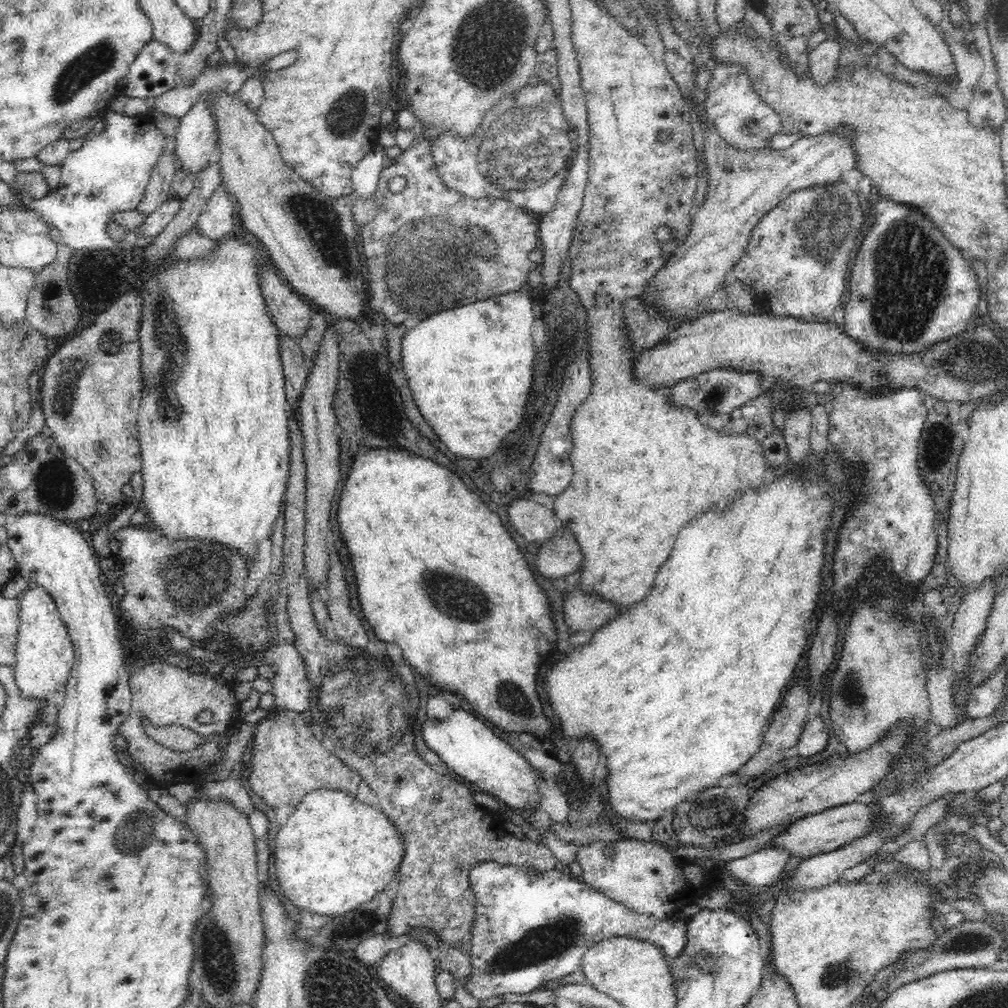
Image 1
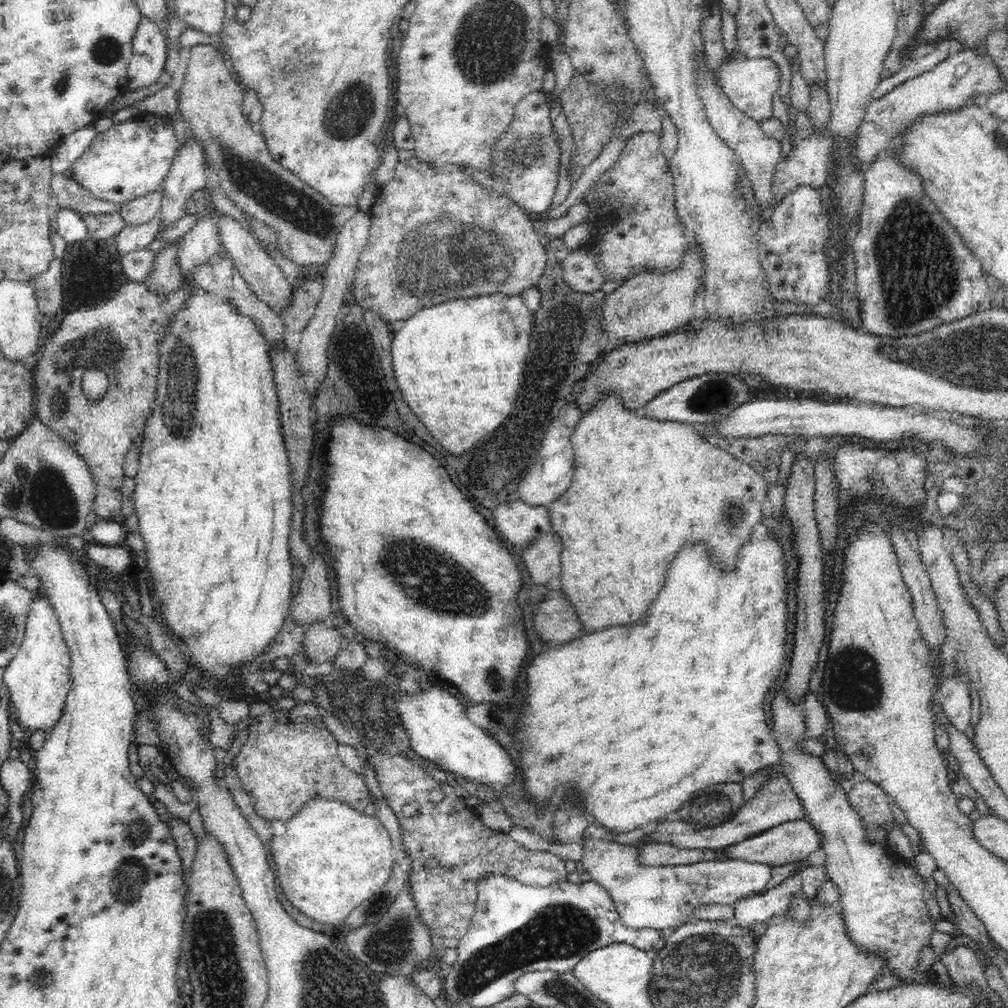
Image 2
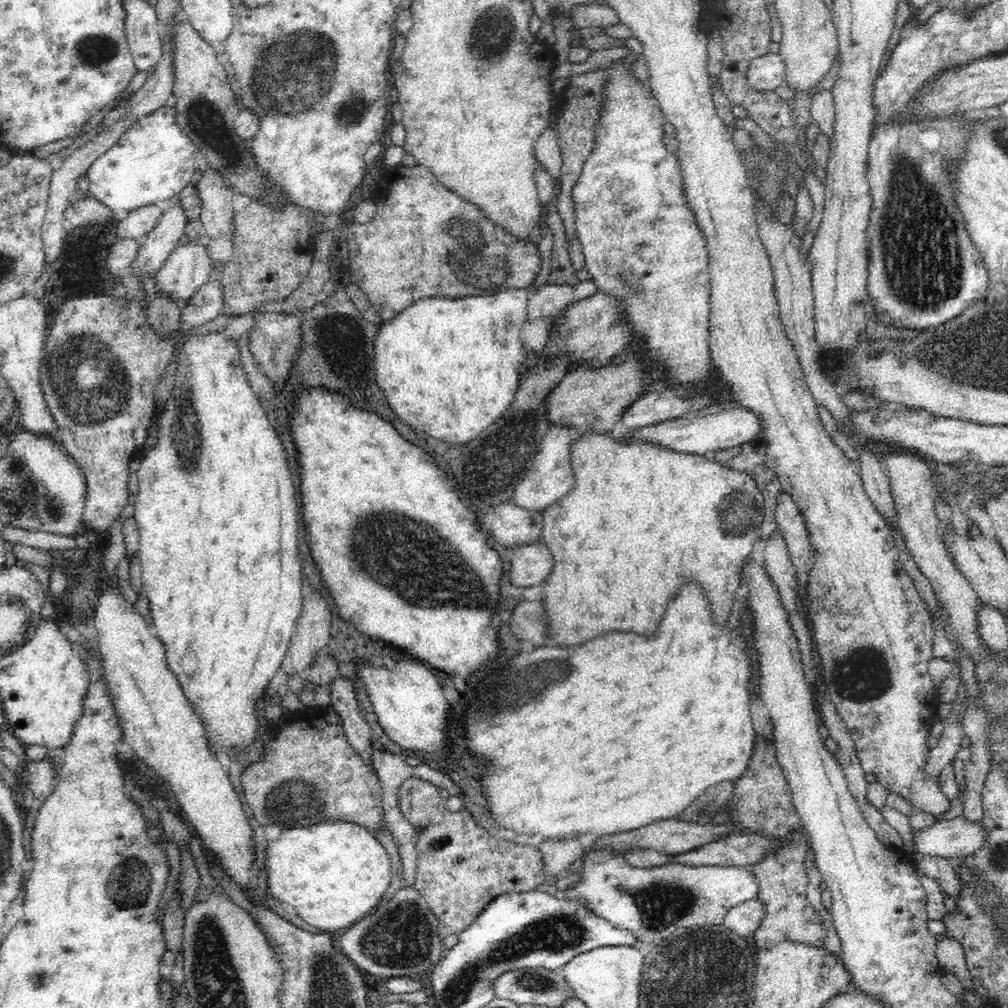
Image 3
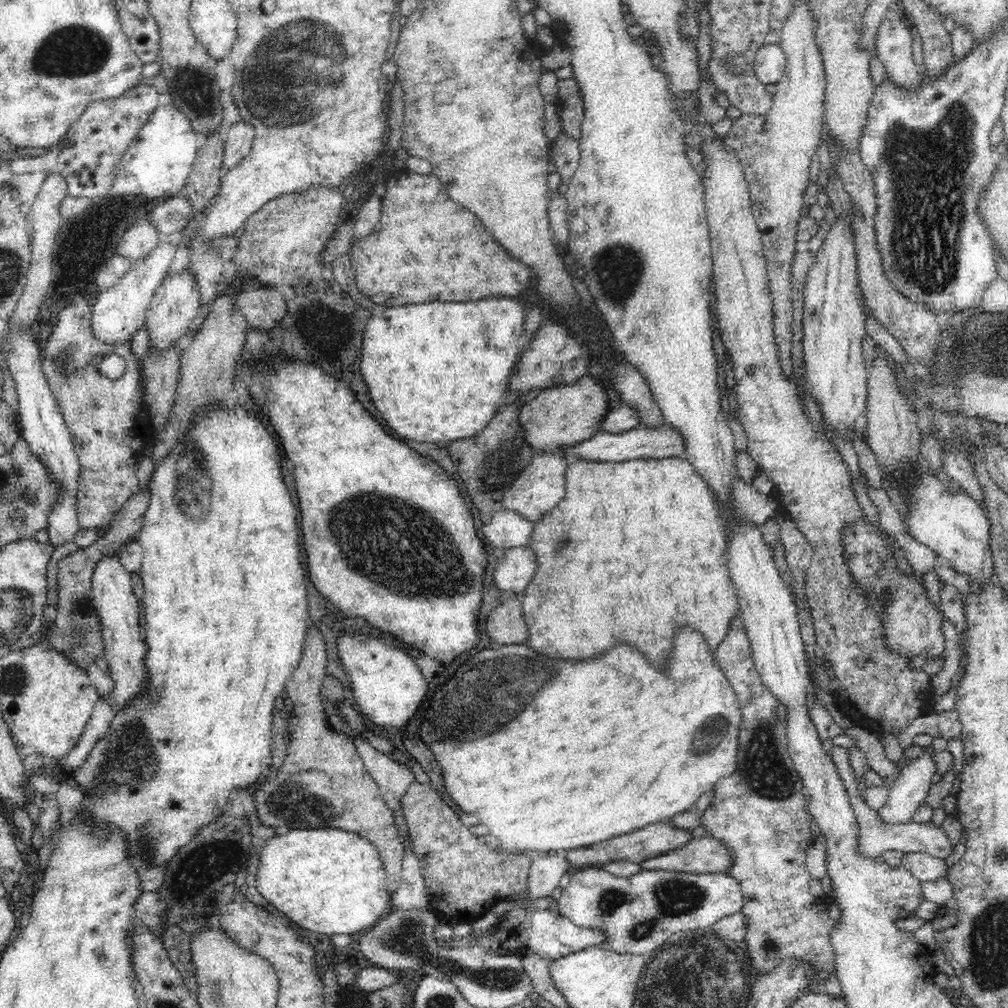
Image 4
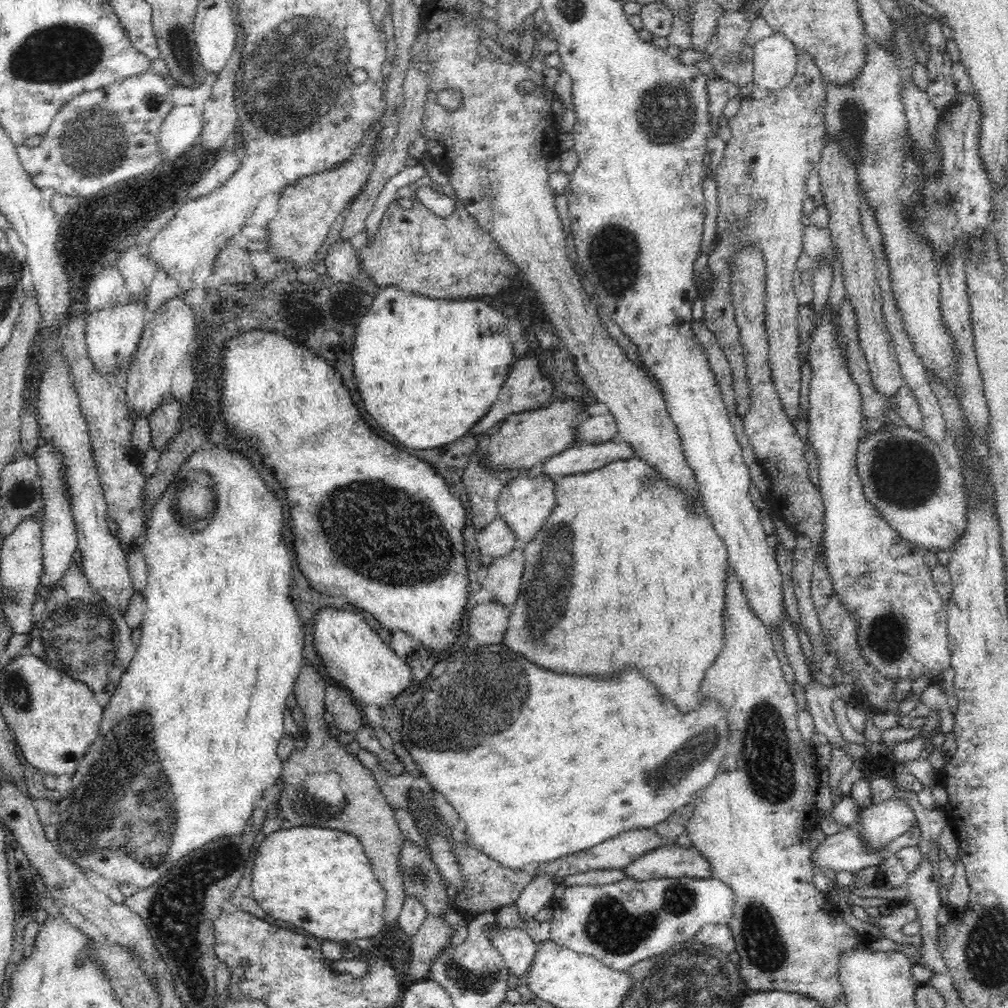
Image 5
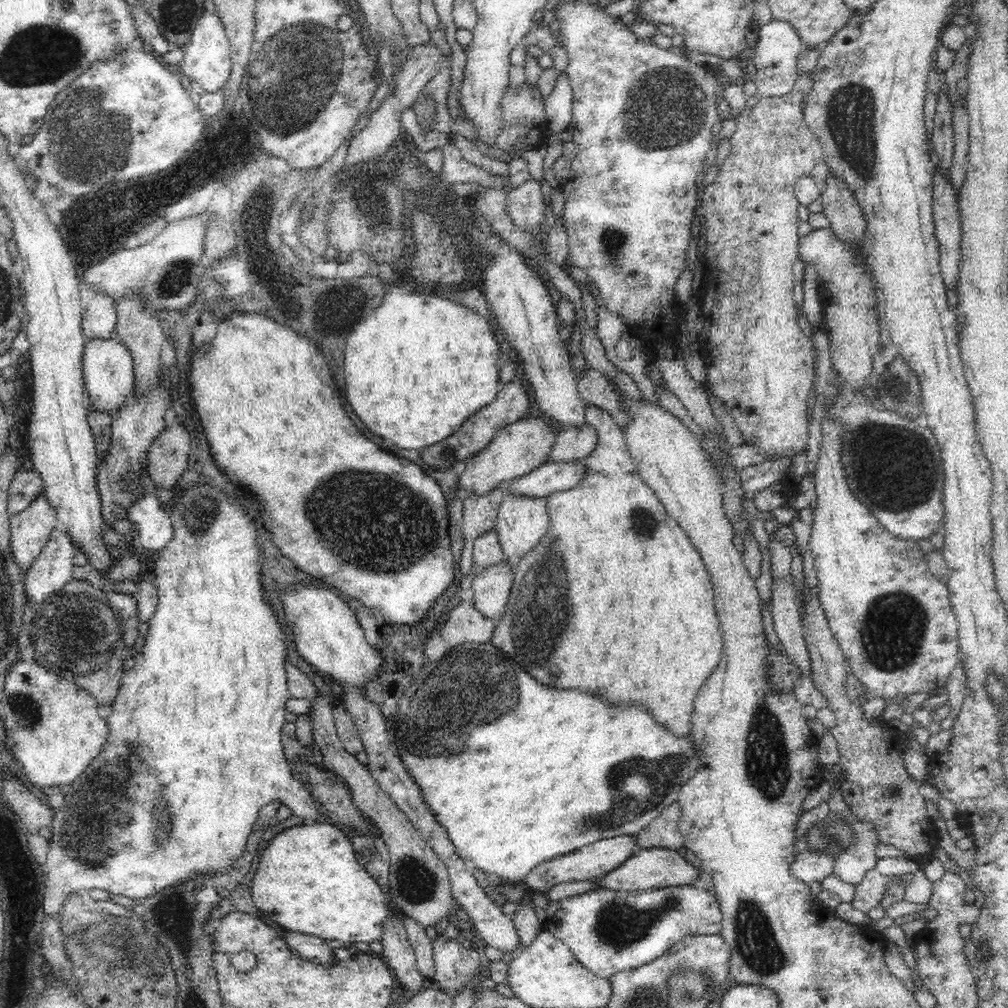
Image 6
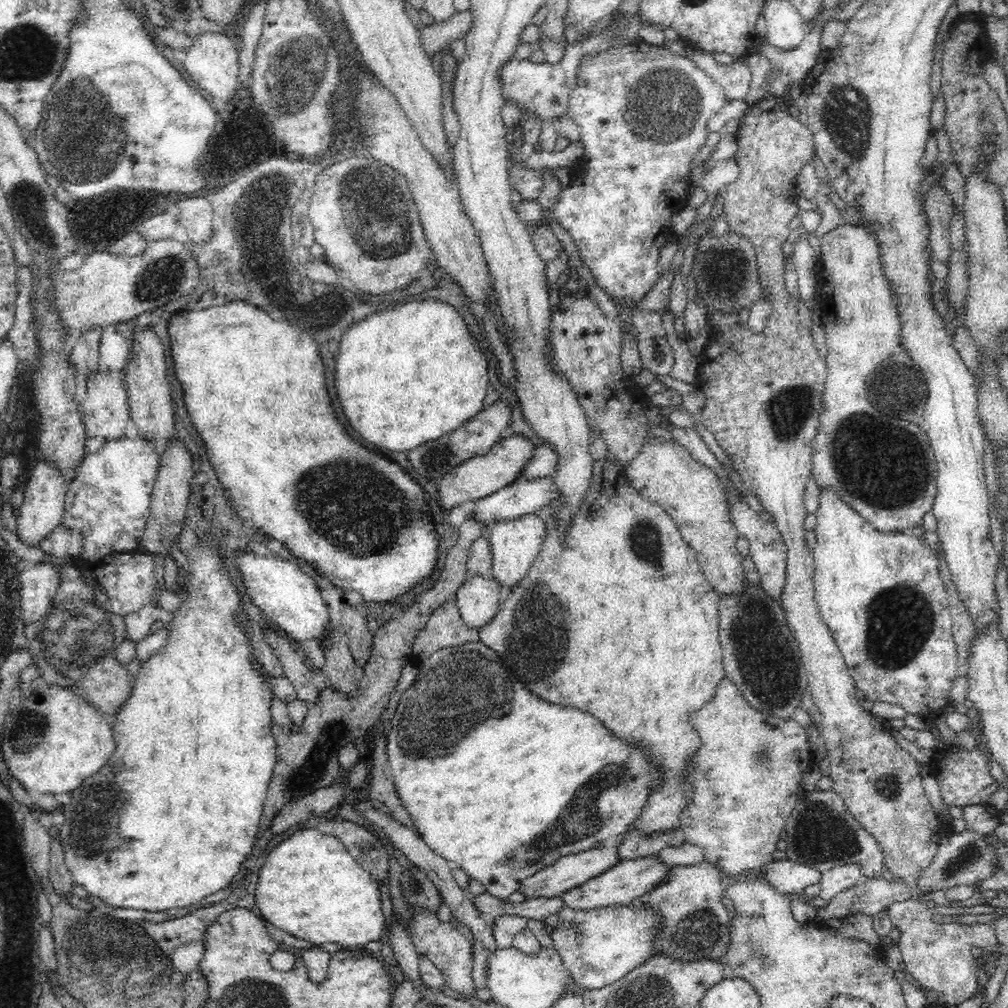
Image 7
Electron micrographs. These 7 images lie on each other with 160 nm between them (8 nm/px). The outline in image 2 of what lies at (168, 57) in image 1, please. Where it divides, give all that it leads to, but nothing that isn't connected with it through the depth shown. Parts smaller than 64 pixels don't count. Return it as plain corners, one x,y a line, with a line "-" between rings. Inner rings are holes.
142,16
133,36
133,53
128,66
128,90
135,91
161,80
167,46
162,30
150,17

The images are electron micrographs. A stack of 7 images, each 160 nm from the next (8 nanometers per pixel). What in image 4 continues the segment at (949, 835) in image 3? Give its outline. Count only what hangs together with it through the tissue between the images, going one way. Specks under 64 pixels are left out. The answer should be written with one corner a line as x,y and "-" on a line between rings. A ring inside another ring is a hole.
840,746
831,747
831,758
834,758
837,766
838,774
841,775
842,782
844,782
845,789
849,795
849,799
853,803
853,811
857,815
858,830
860,830
860,837
857,840
857,850
861,851
866,858
878,858
882,856
886,850
899,850
904,853
911,852
926,852
934,856
934,858
947,859
952,854
953,846
946,837
946,833
940,827
936,827
931,822
916,823
912,821
908,824
894,824
892,822
882,822
876,810
872,809
860,797
858,791
858,781
854,775
854,769
850,765
850,754
846,748

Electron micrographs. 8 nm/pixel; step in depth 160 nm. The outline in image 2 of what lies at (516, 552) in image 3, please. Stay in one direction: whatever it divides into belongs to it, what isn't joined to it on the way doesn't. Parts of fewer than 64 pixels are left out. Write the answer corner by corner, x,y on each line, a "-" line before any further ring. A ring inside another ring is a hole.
546,533
523,548
522,564
534,584
546,585
550,578
559,576
562,543
558,535

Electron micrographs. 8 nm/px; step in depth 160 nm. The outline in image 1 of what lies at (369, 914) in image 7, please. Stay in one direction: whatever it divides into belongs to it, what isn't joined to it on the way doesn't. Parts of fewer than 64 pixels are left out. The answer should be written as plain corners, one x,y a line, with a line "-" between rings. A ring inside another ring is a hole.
312,790
306,794
295,807
293,813
288,817
286,824
279,828
275,838
275,868
280,883
280,889
286,900
294,904
296,908
302,909
314,914
322,916
340,916
358,908
360,904
372,900
374,896
386,888
386,884
390,884
392,876
401,866
402,857
404,854
402,837
398,832
397,827
393,822
385,815
385,813
376,805
368,805
361,801
358,801
356,797
352,797
348,794
344,794
342,791
337,790

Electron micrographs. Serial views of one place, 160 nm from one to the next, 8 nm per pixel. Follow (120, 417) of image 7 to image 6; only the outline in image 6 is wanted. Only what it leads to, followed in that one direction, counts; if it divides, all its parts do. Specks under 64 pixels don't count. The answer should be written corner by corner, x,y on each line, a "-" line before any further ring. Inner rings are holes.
90,338
83,347
83,375
87,404
94,410
108,410
116,415
127,395
134,391
133,358
128,346
120,338

